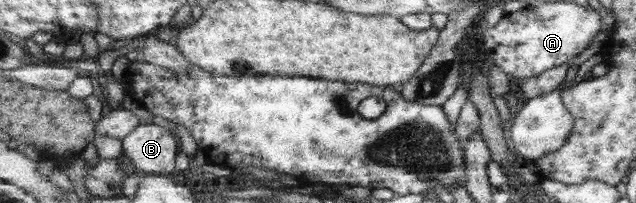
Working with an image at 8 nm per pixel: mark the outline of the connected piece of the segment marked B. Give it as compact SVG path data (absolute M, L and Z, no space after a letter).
M140 124L123 140L124 154L139 171L177 177L177 135L157 124Z

